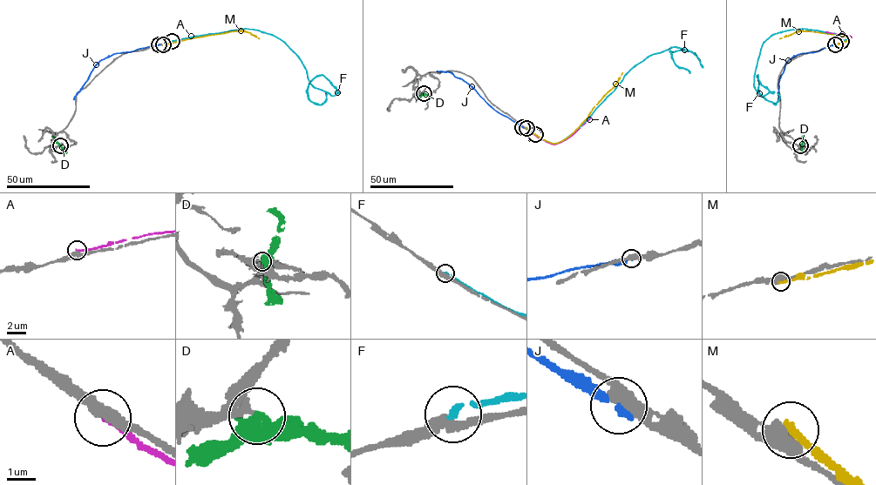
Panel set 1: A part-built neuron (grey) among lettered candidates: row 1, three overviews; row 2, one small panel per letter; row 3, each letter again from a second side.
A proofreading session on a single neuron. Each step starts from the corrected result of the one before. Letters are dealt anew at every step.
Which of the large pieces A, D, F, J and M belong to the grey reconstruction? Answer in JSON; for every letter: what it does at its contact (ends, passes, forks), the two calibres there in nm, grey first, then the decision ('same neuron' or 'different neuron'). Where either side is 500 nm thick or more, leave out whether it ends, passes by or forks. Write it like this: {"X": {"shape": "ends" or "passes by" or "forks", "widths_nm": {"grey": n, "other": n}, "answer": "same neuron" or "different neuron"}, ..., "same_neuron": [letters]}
{"A": {"shape": "ends", "widths_nm": {"grey": 360, "other": 170}, "answer": "different neuron"}, "D": {"shape": "forks", "widths_nm": {"grey": 400, "other": 340}, "answer": "same neuron"}, "F": {"shape": "ends", "widths_nm": {"grey": 360, "other": 240}, "answer": "different neuron"}, "J": {"shape": "ends", "widths_nm": {"grey": 440, "other": 280}, "answer": "different neuron"}, "M": {"shape": "ends", "widths_nm": {"grey": 480, "other": 260}, "answer": "different neuron"}, "same_neuron": ["D"]}

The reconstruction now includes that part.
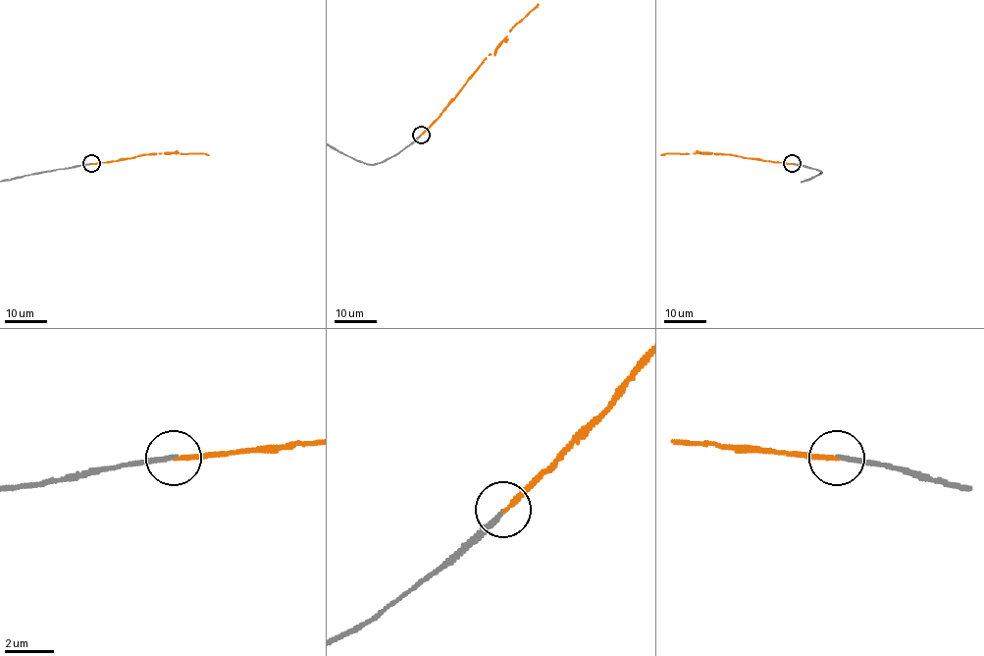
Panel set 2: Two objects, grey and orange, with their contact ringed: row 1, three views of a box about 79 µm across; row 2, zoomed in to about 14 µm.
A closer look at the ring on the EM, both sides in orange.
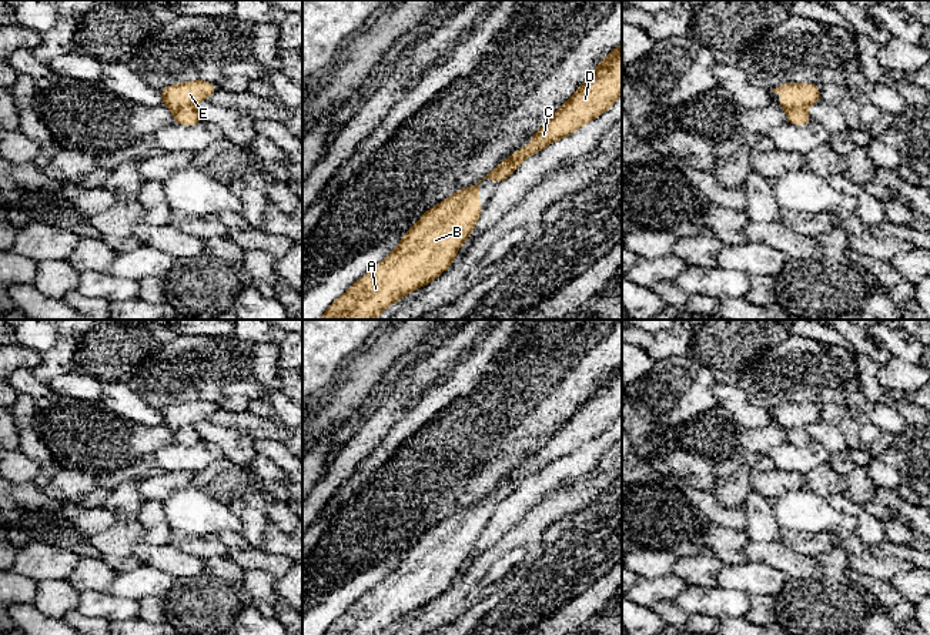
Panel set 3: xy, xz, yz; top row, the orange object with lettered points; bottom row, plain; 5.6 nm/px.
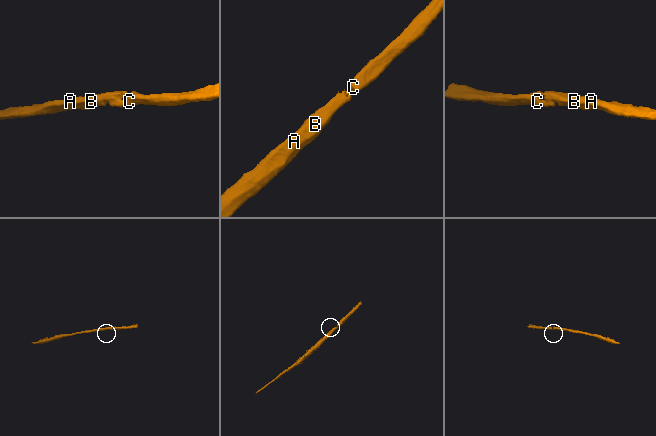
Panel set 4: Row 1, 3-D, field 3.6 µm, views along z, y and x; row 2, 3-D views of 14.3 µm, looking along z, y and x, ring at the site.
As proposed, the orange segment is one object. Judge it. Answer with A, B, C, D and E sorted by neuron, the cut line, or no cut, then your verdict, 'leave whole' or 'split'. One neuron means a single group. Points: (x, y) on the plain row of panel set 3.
A B C D E | no cut | leave whole

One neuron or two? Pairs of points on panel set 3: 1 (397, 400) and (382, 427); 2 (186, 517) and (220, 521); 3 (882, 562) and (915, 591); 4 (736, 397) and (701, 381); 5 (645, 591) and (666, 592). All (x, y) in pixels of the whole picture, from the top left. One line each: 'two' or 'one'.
1: one
2: one
3: two
4: two
5: one

